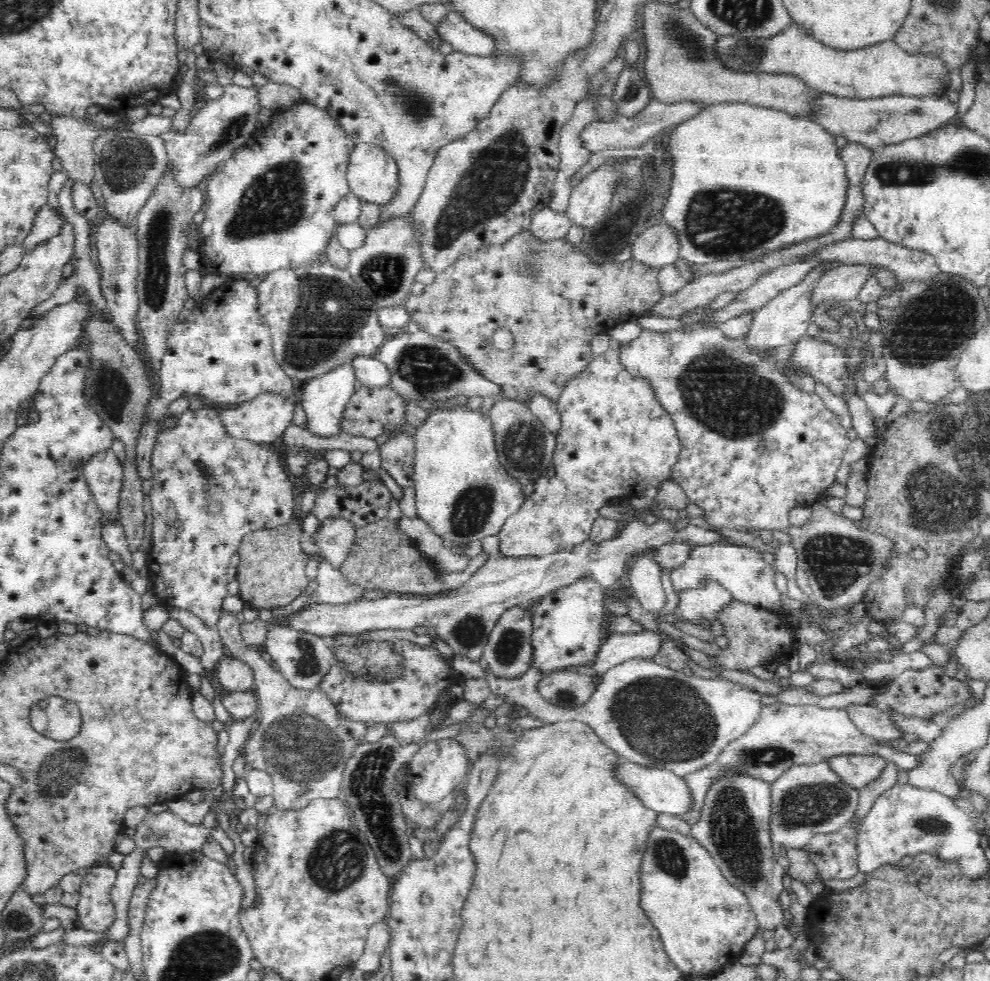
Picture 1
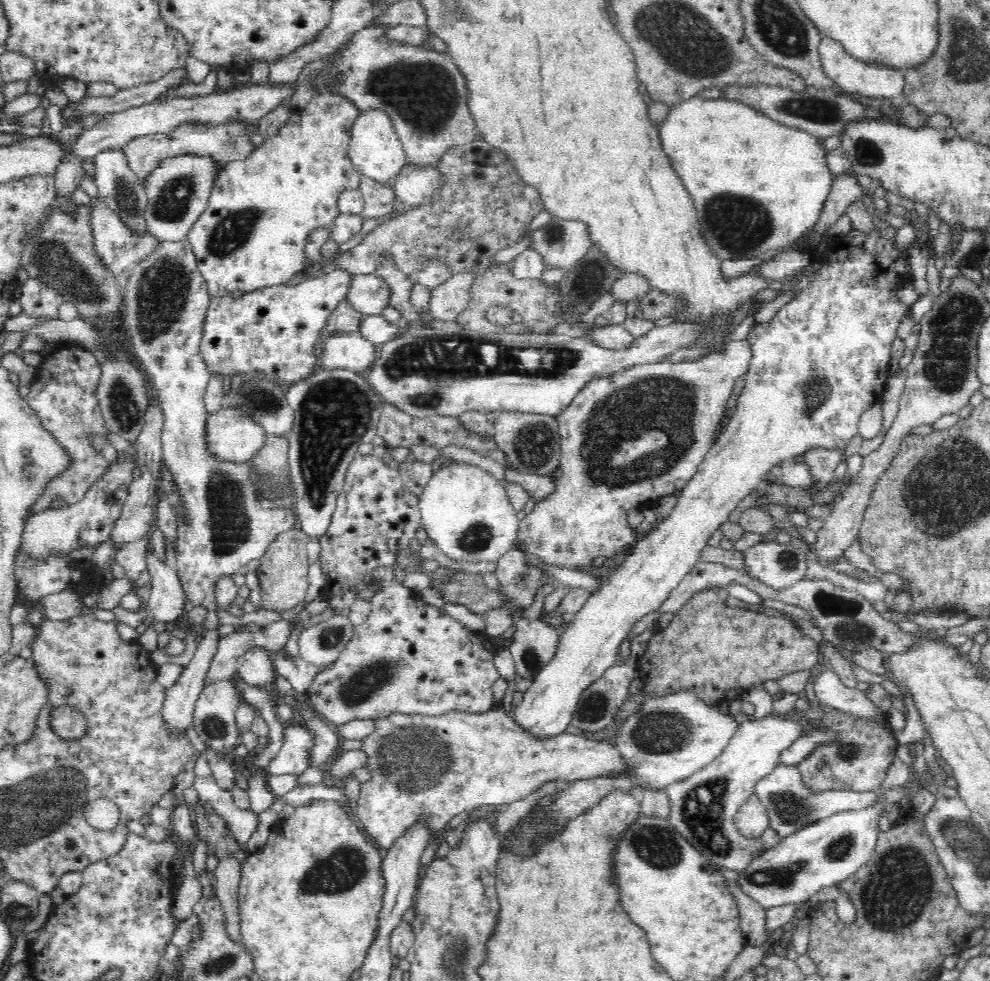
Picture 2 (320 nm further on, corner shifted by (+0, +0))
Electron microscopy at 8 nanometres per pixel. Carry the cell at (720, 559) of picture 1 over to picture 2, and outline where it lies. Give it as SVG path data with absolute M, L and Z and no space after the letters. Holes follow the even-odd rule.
M778 541L758 543L746 550L742 550L742 562L744 562L745 574L752 580L756 580L776 590L782 590L799 580L805 578L806 559L805 548L798 548L794 541L788 544L780 544Z

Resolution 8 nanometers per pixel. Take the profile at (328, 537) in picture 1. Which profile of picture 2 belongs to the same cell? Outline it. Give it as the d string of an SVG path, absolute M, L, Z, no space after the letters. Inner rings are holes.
M390 565L374 567L370 571L369 580L370 582L374 582L376 588L378 588L377 593L370 599L370 614L364 623L354 626L352 638L345 645L338 660L330 663L327 670L319 672L316 679L309 687L308 696L310 697L310 701L322 718L333 726L340 726L341 724L346 724L351 720L368 719L376 721L386 719L392 715L408 715L408 717L414 717L415 715L418 715L418 717L438 717L439 715L451 711L477 714L495 708L497 703L494 700L494 697L492 697L492 686L494 682L498 681L500 674L498 674L492 661L492 656L494 656L497 649L488 650L484 646L484 642L486 642L486 638L489 636L479 632L474 632L464 624L456 621L450 615L442 613L440 609L426 605L424 601L420 599L419 595L405 589L402 584L398 582L398 578L394 576L394 568Z

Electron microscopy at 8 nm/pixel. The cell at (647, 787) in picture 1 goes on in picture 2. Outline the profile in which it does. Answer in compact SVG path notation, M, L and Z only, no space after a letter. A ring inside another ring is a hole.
M501 709L477 714L451 711L438 717L392 715L375 723L376 731L362 741L361 750L367 756L365 766L370 769L372 780L361 785L356 815L375 844L384 849L418 818L427 818L432 832L441 833L456 815L485 805L509 805L554 780L567 783L630 776L628 763L610 742L568 732L541 738L525 730L511 714Z

